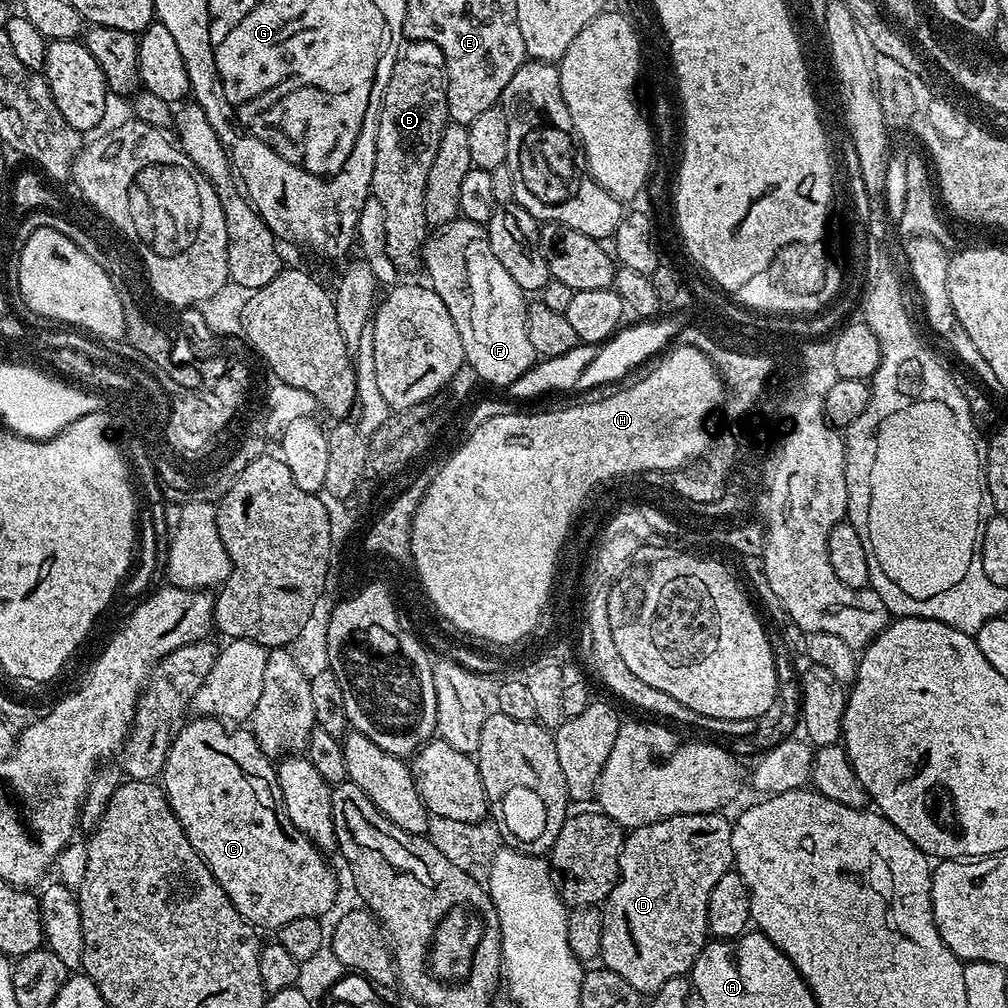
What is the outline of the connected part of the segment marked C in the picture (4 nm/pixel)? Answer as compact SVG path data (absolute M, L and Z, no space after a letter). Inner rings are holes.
M201 716L199 718L192 718L192 721L190 720L173 735L172 744L168 747L168 757L164 763L164 771L162 773L164 797L174 810L174 814L180 819L186 838L190 838L190 846L194 846L194 850L198 850L198 854L206 862L208 869L214 874L218 886L222 886L222 890L226 890L230 902L234 902L238 914L242 914L242 918L246 918L248 923L257 929L269 928L269 930L275 930L281 928L286 922L294 922L294 918L310 918L311 916L324 918L324 915L331 910L332 903L336 900L336 876L332 873L331 866L324 861L327 860L325 853L317 848L315 842L305 832L285 823L282 819L284 808L270 806L270 804L284 804L282 800L262 800L262 814L252 814L252 800L256 800L254 794L252 794L252 776L270 776L270 769L274 767L273 761L264 754L252 732L247 727L229 726L225 721L217 720L210 716Z

